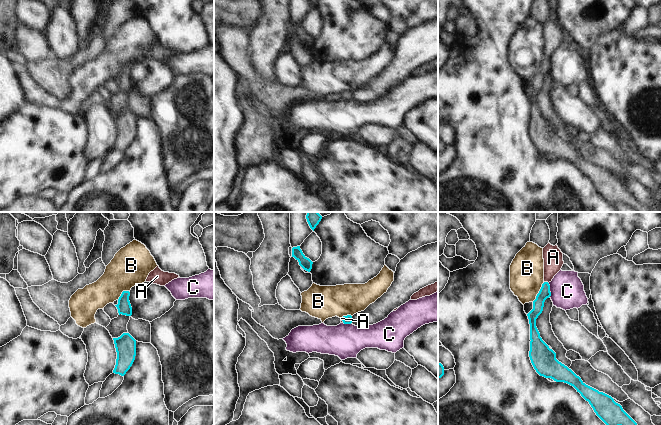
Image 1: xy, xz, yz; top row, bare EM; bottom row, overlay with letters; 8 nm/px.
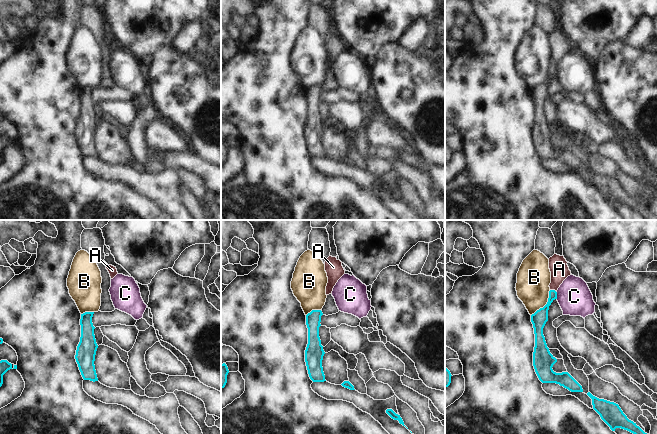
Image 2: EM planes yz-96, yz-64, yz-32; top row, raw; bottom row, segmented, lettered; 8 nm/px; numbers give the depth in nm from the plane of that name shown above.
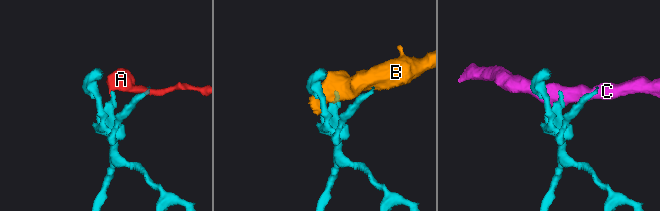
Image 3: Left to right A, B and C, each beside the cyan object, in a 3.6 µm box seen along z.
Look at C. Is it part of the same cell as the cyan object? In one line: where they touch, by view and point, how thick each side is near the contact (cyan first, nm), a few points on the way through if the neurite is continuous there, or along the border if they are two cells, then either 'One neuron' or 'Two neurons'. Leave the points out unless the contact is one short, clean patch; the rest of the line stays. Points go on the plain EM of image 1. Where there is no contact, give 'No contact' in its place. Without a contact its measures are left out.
Touches cyan at yz (549, 66). Thickness 90 nm (cyan) against 280 nm. Boundary: yz (548, 59), (550, 72). Two neurons.

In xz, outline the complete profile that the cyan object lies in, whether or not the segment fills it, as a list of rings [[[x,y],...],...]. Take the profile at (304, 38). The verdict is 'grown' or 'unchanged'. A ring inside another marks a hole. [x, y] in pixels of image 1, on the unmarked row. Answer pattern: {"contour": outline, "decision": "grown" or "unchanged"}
{"contour": [[[300,22],[292,24],[292,33],[294,33],[299,38],[299,41],[304,46],[308,48],[311,47],[313,38],[303,30]]], "decision": "unchanged"}

